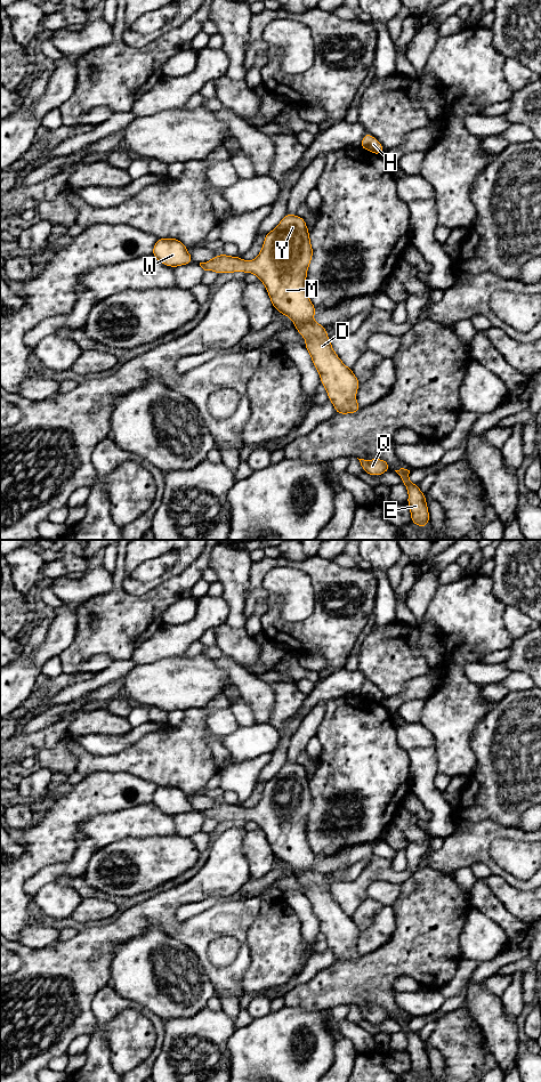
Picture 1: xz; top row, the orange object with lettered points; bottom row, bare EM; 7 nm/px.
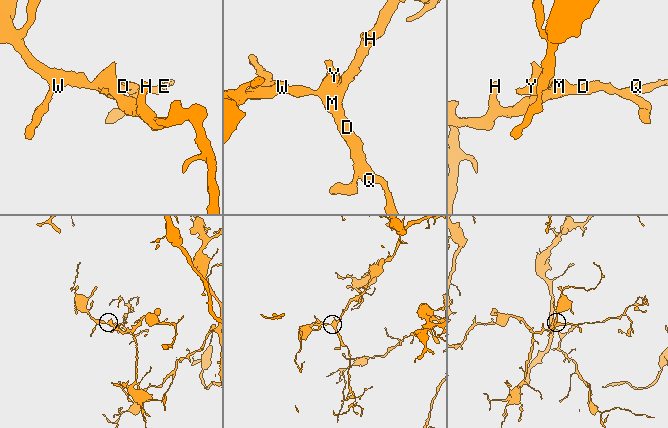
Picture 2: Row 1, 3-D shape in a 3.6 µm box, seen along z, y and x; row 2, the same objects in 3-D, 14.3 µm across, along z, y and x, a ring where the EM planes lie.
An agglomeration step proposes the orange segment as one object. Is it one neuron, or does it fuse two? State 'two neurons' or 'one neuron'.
one neuron

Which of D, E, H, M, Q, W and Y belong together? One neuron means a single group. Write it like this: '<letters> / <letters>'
D E H M Q W Y

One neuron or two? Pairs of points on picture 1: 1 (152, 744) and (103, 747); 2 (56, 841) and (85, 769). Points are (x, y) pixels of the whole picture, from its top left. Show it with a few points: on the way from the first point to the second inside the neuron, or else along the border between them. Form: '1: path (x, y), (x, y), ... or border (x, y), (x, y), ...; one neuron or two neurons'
1: border (152, 731), (128, 747), (116, 752), (104, 755); two neurons
2: border (110, 770), (91, 772), (83, 777); two neurons

